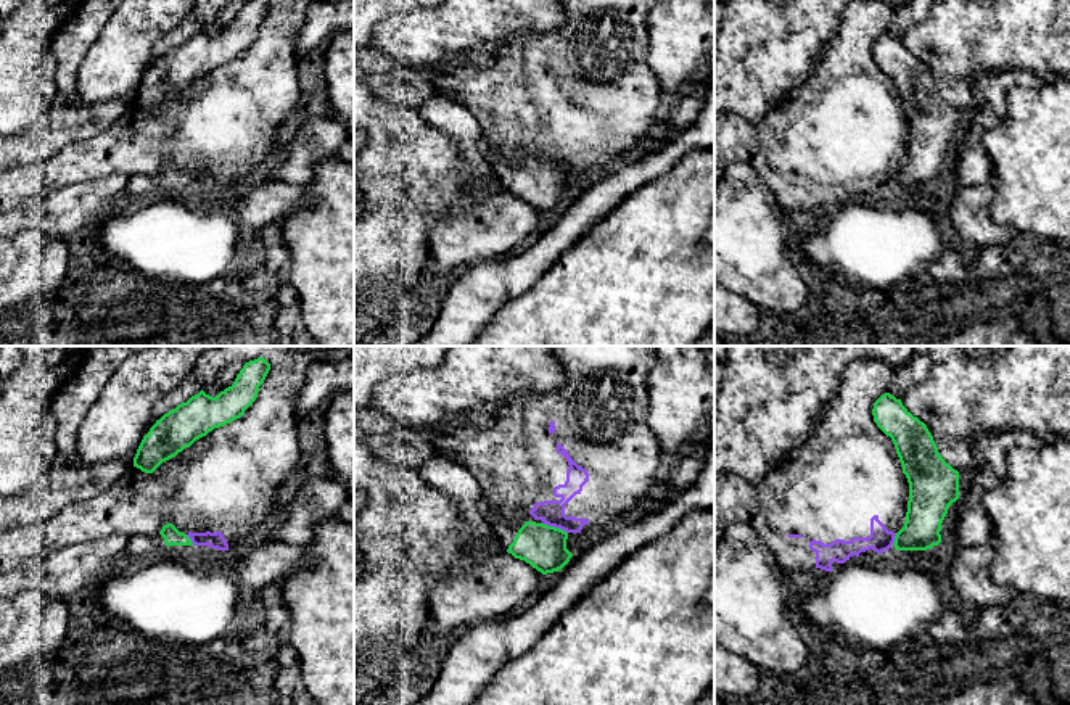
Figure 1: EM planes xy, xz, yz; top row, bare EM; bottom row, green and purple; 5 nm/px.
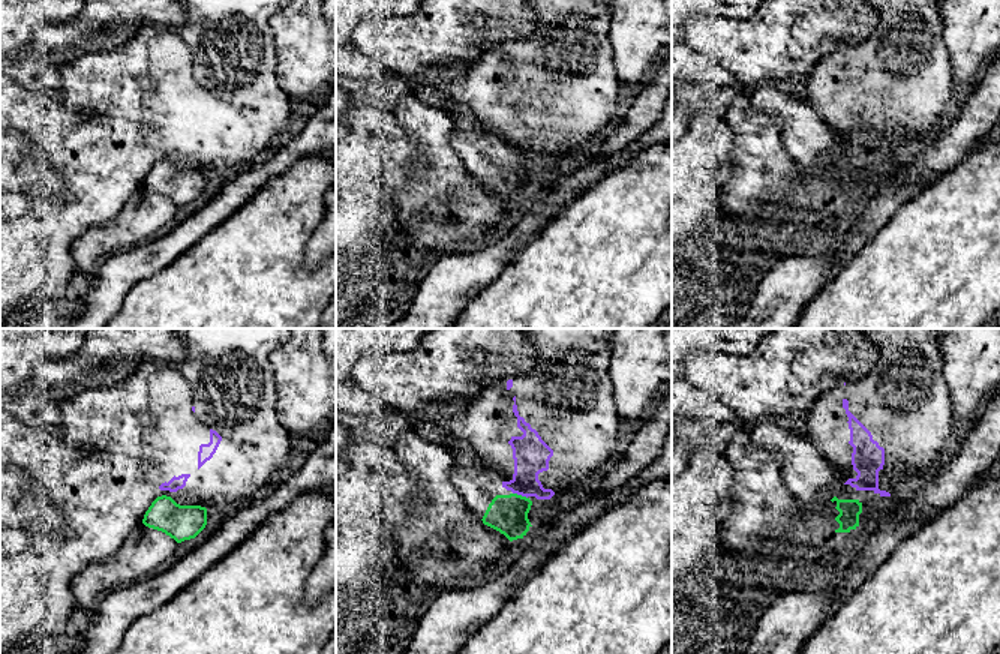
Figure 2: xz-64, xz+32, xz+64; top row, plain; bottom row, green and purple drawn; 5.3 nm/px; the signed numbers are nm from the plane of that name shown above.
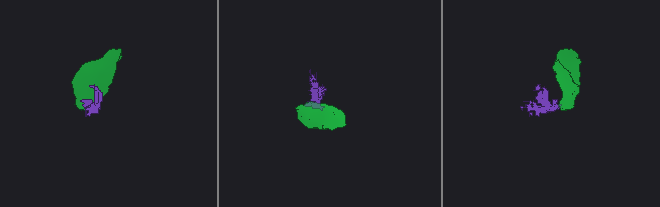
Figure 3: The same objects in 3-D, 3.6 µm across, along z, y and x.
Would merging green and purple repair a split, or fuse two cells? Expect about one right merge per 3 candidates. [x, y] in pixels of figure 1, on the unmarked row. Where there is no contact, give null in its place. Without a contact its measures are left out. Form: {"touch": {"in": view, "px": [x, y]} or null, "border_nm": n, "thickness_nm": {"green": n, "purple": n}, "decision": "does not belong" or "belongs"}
{"touch": {"in": "xz", "px": [554, 166]}, "border_nm": 140, "thickness_nm": {"green": 220, "purple": 130}, "decision": "does not belong"}

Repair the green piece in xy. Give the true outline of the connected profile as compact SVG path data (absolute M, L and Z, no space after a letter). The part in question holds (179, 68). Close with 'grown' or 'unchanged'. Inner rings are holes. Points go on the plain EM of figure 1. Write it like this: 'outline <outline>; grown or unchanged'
outline M249 0L233 24L216 37L201 29L187 42L164 53L143 76L134 97L134 106L153 113L163 101L175 97L214 68L240 58L256 40L269 10L267 0Z; unchanged

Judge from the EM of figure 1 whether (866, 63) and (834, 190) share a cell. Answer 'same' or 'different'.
same

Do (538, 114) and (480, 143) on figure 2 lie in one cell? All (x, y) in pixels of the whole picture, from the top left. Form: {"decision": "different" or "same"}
{"decision": "different"}

